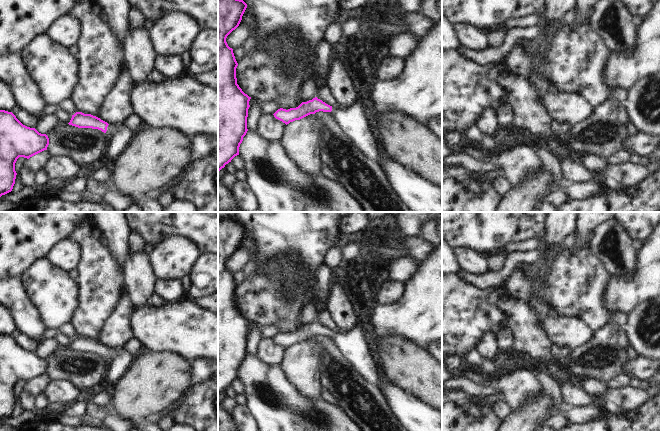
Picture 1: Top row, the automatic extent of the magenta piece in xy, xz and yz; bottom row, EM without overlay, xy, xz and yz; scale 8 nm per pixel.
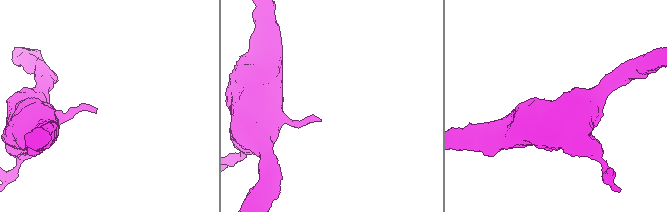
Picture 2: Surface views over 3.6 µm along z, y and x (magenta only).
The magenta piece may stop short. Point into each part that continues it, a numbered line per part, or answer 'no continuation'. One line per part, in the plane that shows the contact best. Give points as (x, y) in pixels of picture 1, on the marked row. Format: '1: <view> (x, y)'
1: xy (111, 129)

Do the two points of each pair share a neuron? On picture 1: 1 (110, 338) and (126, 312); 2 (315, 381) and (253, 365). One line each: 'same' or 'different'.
1: same
2: different

